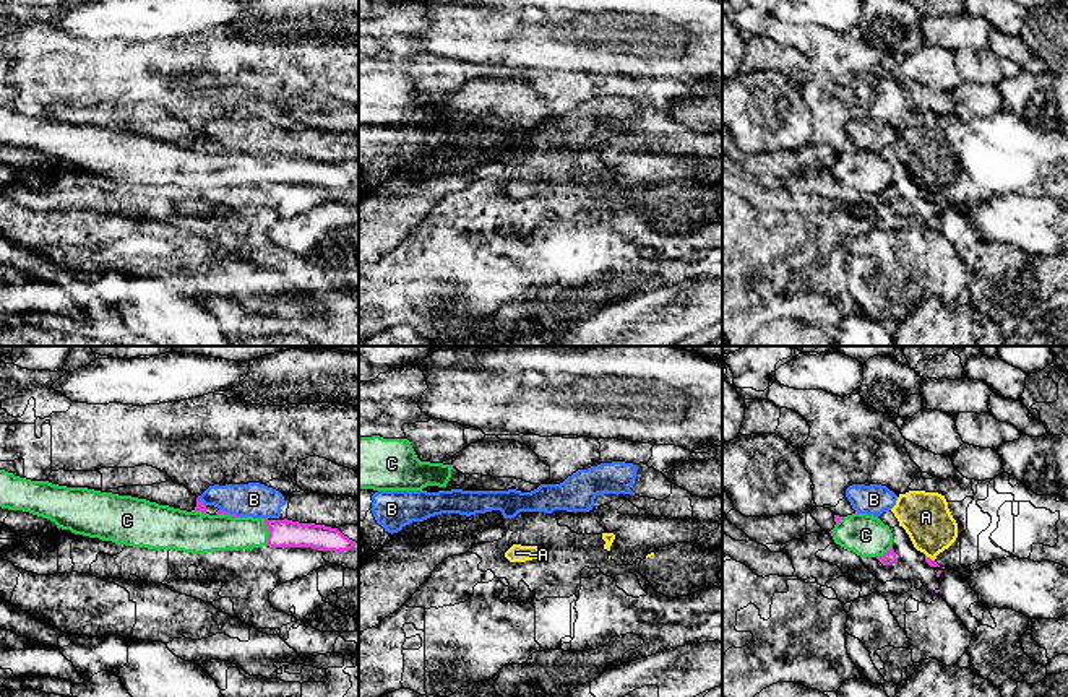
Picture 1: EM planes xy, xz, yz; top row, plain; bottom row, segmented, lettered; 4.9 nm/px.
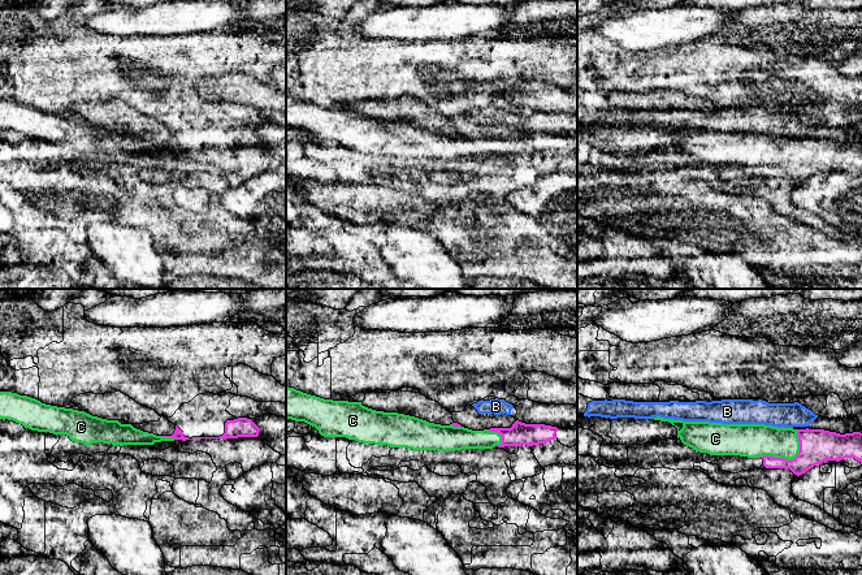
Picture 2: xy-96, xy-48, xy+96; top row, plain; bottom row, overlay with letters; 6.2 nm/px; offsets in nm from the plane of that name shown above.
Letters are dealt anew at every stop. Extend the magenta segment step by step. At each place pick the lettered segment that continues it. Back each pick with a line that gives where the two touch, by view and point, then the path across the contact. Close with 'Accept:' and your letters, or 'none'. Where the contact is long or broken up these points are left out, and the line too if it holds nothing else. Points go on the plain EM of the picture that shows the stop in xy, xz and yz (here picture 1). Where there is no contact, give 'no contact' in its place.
C: contact xy (270, 168)
Accept: C

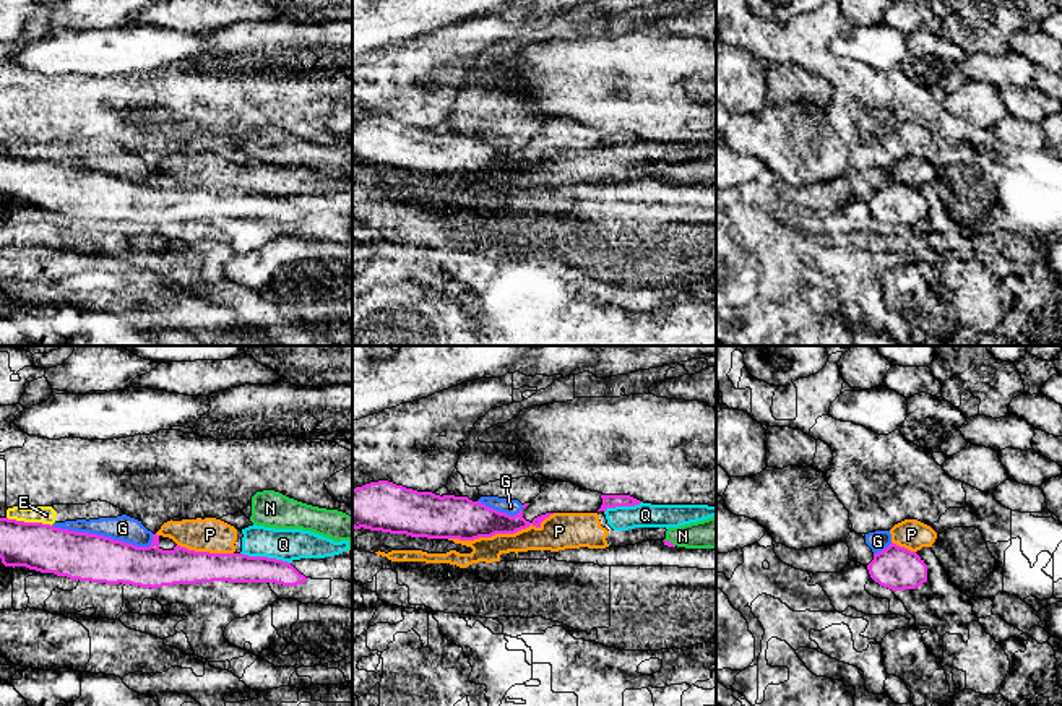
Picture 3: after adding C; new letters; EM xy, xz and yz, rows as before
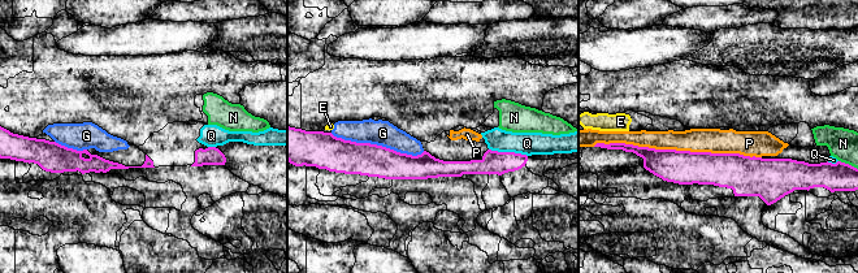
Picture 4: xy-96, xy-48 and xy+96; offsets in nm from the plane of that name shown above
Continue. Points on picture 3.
Accept: none

